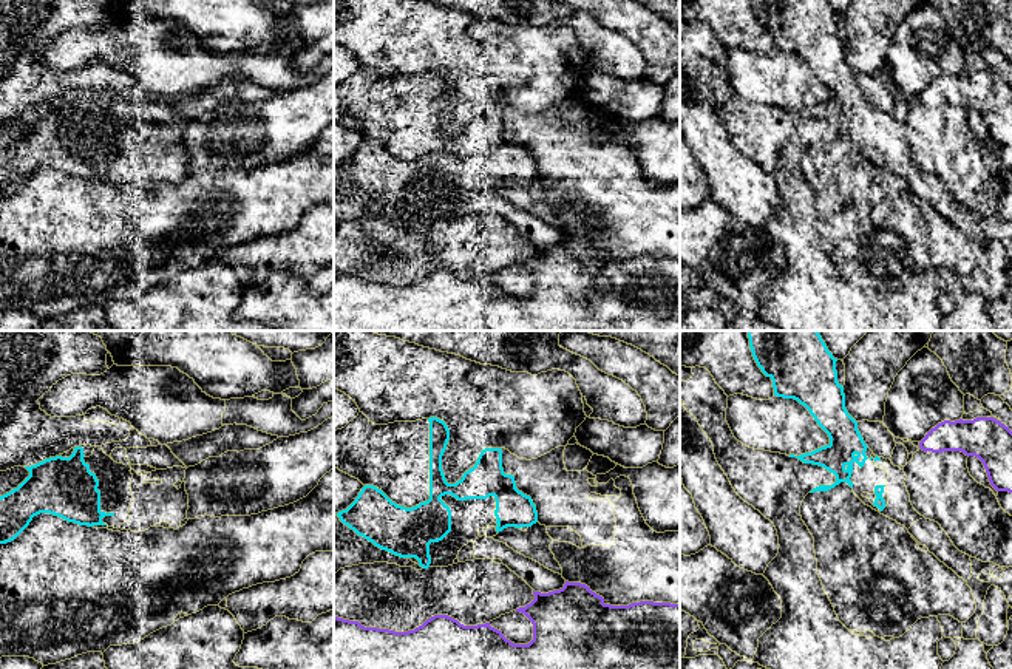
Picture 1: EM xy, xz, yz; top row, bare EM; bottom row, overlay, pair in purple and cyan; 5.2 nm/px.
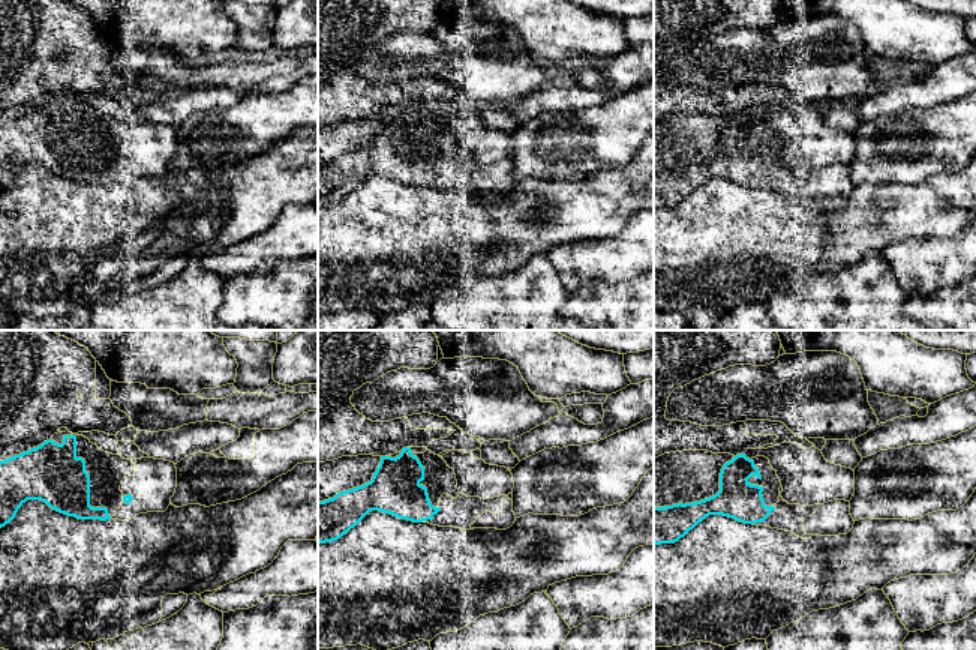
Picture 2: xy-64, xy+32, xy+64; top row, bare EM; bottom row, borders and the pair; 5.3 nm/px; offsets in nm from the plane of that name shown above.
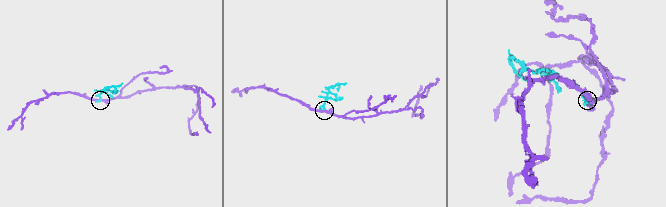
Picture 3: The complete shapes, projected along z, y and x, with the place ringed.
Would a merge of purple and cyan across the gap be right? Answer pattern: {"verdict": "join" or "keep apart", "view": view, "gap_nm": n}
{"verdict": "keep apart", "view": "yz", "gap_nm": 220}

